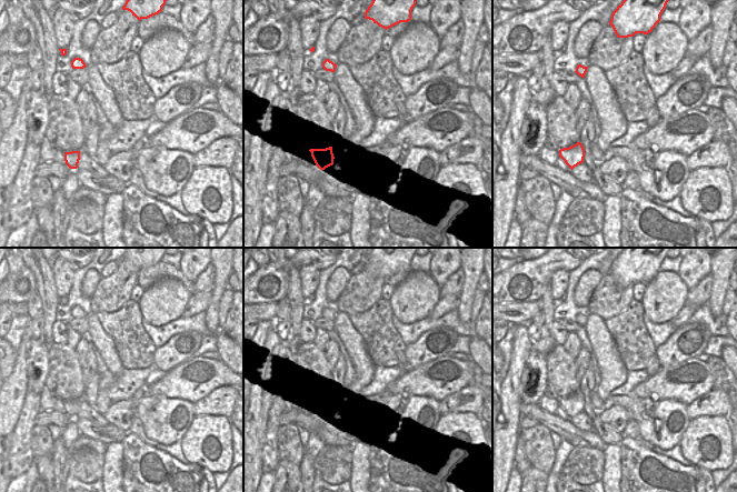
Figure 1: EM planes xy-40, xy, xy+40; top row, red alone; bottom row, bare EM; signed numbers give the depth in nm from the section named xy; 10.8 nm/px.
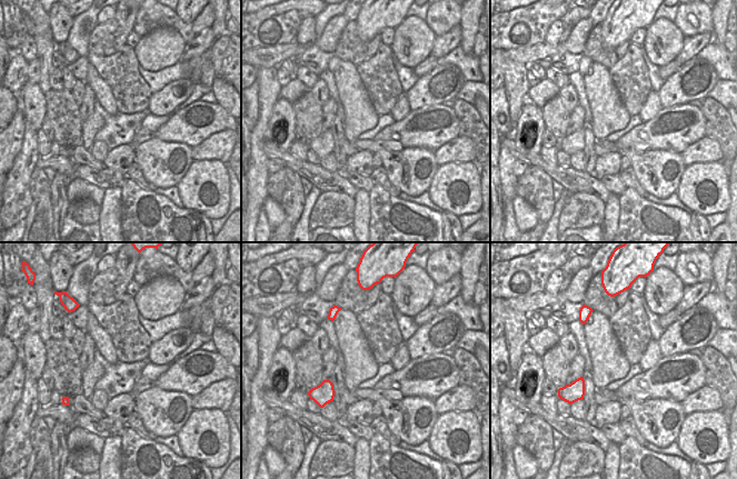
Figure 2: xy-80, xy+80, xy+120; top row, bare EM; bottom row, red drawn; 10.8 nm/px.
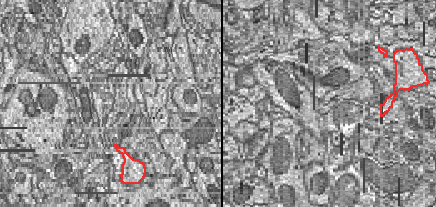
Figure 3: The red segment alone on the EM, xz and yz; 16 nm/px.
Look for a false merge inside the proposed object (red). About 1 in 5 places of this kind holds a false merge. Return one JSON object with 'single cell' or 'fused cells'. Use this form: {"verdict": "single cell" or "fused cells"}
{"verdict": "single cell"}

